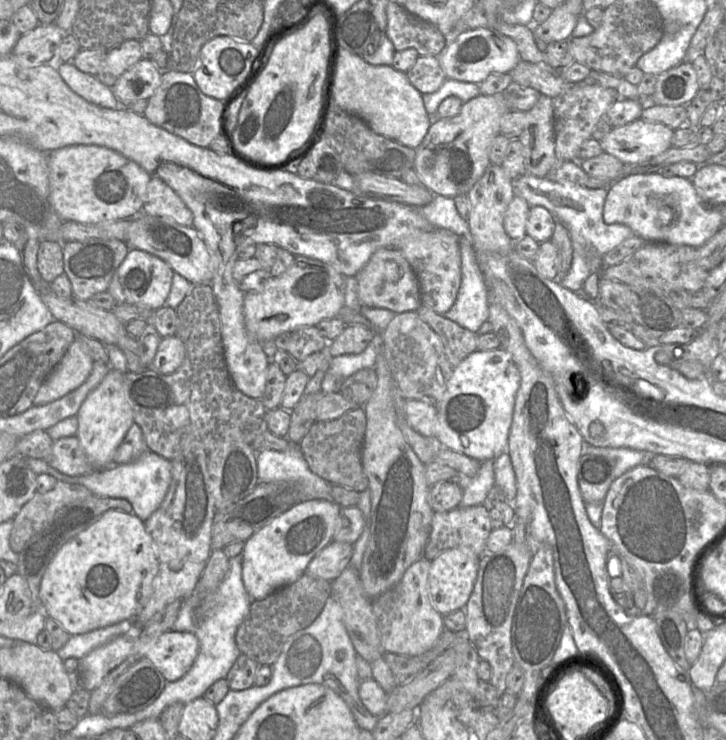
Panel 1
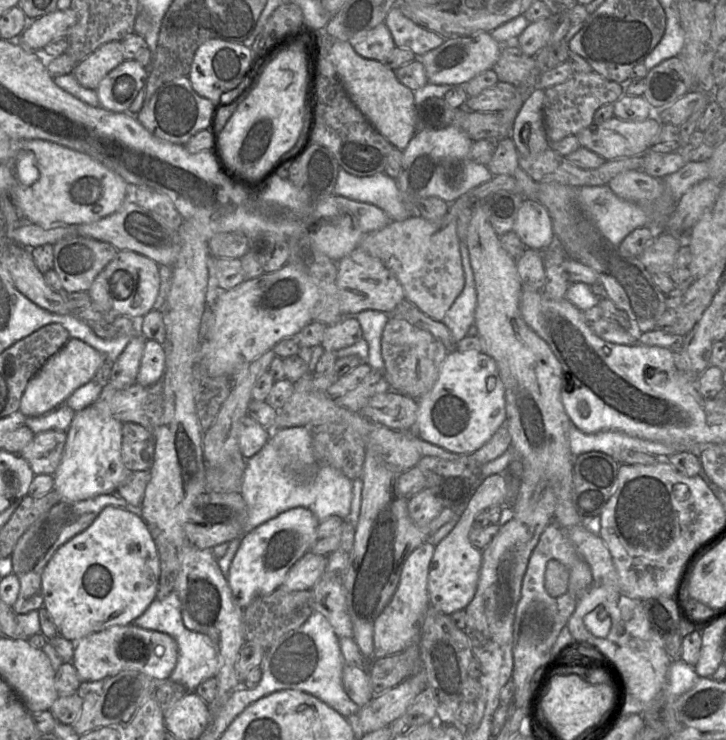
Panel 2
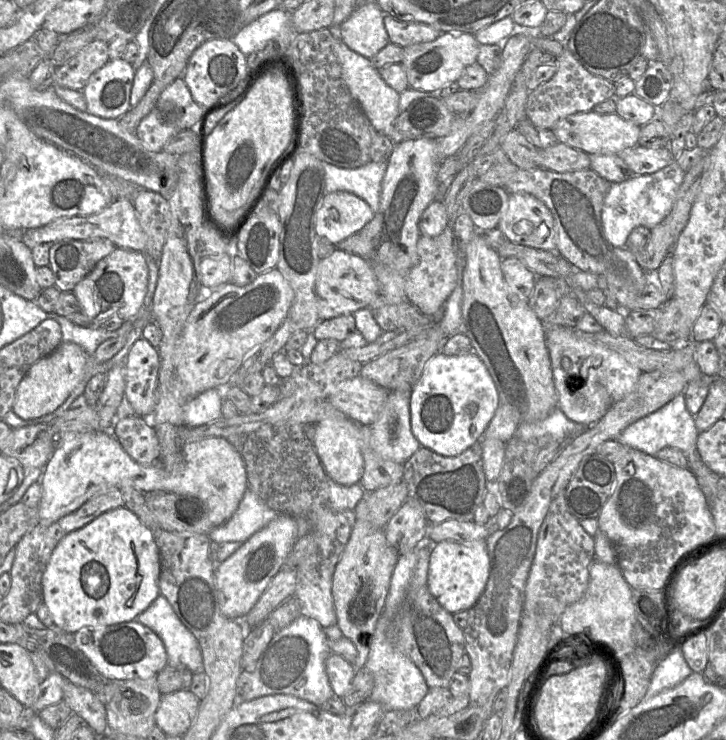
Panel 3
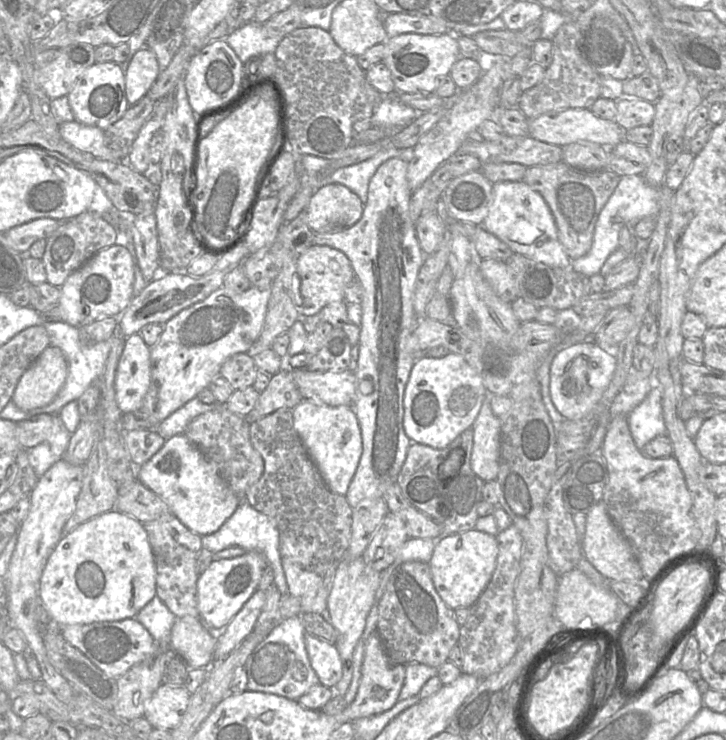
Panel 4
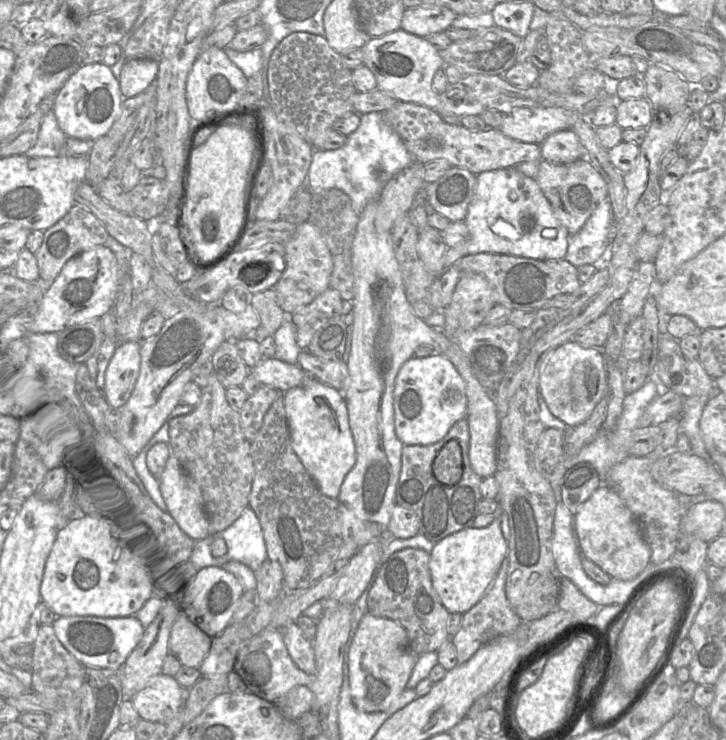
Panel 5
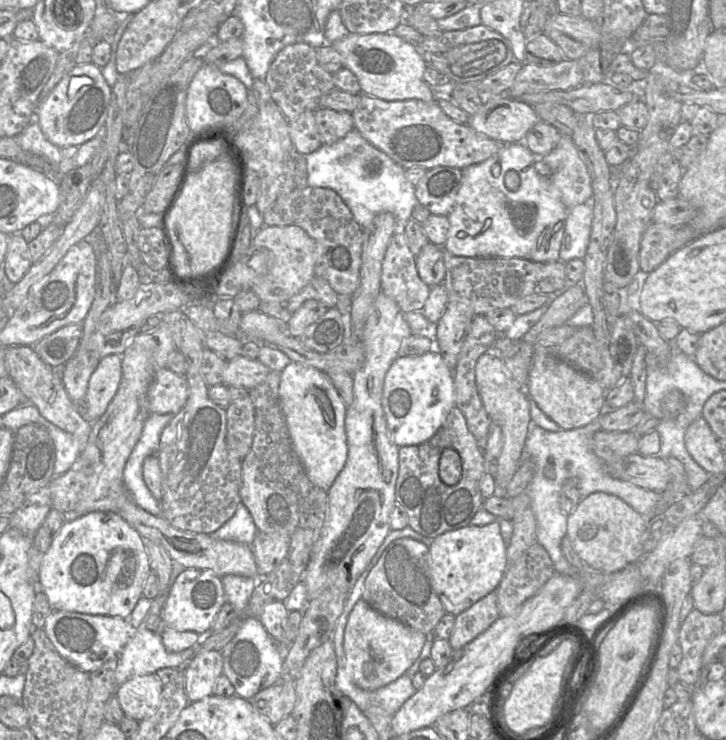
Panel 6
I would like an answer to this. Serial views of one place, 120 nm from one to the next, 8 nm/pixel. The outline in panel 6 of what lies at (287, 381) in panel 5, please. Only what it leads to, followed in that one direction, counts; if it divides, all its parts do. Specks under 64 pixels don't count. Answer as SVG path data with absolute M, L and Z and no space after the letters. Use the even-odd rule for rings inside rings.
M238 356L228 361L223 372L223 384L251 389L262 383L271 370L258 359Z

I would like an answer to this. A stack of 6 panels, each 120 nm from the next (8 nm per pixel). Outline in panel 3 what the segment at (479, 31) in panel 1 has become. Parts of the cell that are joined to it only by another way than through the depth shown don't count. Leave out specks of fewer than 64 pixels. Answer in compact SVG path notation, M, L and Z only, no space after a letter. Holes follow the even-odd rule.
M444 32L432 42L405 47L401 64L406 71L409 88L434 92L457 81L467 66L476 63L479 46L474 34Z

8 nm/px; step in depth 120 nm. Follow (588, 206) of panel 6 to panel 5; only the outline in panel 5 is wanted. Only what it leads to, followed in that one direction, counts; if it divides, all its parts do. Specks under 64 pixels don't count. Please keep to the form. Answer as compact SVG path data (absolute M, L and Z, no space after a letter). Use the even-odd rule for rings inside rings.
M607 199L592 213L581 230L568 235L568 248L564 260L576 268L597 262L611 245L614 232L612 204Z

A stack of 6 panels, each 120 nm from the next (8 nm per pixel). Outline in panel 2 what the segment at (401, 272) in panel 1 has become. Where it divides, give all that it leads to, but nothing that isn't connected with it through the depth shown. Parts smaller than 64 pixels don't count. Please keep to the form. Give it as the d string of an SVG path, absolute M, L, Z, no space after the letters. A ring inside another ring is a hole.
M356 248L337 261L337 278L341 310L356 315L364 310L377 310L390 314L405 299L404 291L390 270L376 257Z

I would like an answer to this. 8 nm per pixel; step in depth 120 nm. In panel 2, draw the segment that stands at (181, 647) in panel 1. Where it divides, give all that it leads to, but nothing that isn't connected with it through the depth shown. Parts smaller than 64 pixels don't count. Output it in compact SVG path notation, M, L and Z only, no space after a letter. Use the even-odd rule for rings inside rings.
M134 623L113 626L73 640L75 649L72 663L82 682L94 682L123 671L139 671L156 681L167 680L177 663L178 645L168 634L147 630Z

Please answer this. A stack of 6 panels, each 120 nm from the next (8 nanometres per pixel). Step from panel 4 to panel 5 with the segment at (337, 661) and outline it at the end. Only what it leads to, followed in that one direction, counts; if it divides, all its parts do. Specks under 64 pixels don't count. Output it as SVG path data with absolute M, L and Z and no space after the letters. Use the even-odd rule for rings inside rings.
M296 622L280 628L285 646L299 669L310 677L316 674L316 660L312 640L307 639Z

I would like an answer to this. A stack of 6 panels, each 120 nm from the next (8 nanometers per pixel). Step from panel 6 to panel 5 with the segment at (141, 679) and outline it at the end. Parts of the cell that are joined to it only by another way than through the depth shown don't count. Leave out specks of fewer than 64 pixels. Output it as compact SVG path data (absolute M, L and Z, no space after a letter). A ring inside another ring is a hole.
M160 673L131 702L140 719L157 724L173 718L183 707L185 699L186 690L173 677Z

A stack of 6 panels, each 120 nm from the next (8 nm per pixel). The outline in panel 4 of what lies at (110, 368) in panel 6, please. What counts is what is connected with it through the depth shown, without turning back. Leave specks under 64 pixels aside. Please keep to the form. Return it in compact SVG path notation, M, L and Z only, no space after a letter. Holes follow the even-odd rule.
M139 334L125 339L116 370L116 400L122 413L139 410L151 384L151 347Z

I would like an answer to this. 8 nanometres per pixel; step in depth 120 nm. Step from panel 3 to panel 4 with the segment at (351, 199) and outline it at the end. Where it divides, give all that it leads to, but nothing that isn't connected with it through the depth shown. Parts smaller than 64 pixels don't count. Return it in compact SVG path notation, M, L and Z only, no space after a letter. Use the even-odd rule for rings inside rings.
M330 184L312 195L306 223L314 232L334 232L356 224L363 210L364 204L357 194L342 184Z

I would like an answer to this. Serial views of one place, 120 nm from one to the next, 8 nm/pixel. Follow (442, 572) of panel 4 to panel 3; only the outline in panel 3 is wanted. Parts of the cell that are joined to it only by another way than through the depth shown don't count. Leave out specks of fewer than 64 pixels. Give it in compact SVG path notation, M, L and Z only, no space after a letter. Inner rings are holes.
M486 540L470 542L442 541L432 546L427 587L449 613L470 610L485 590L490 575Z

